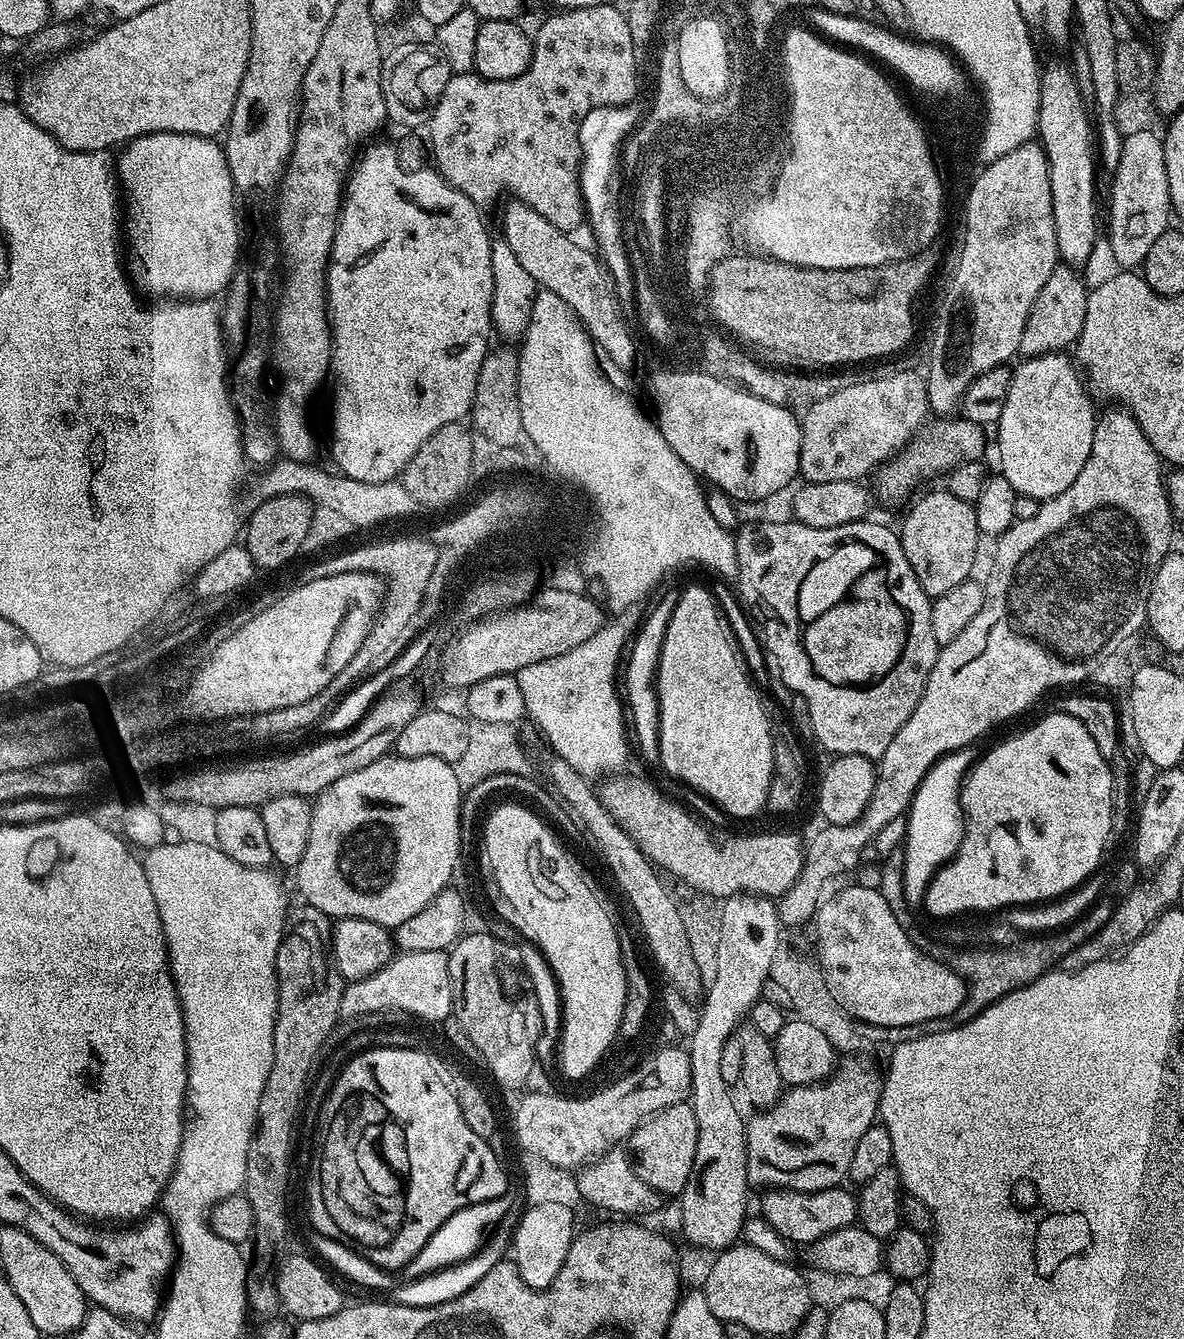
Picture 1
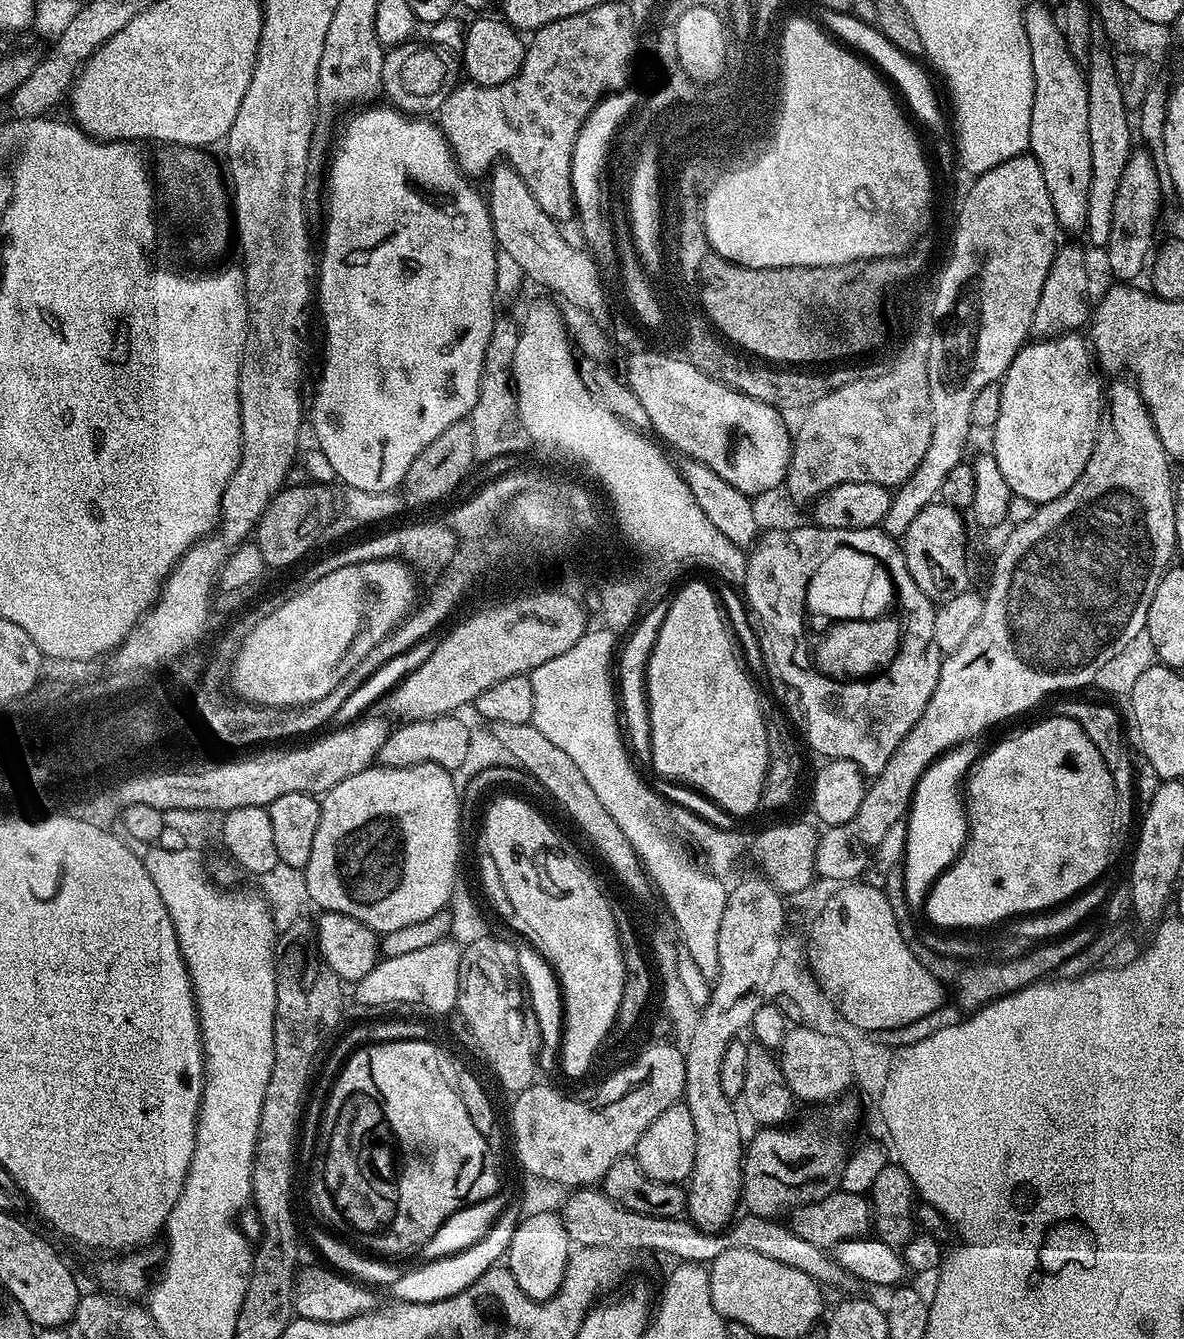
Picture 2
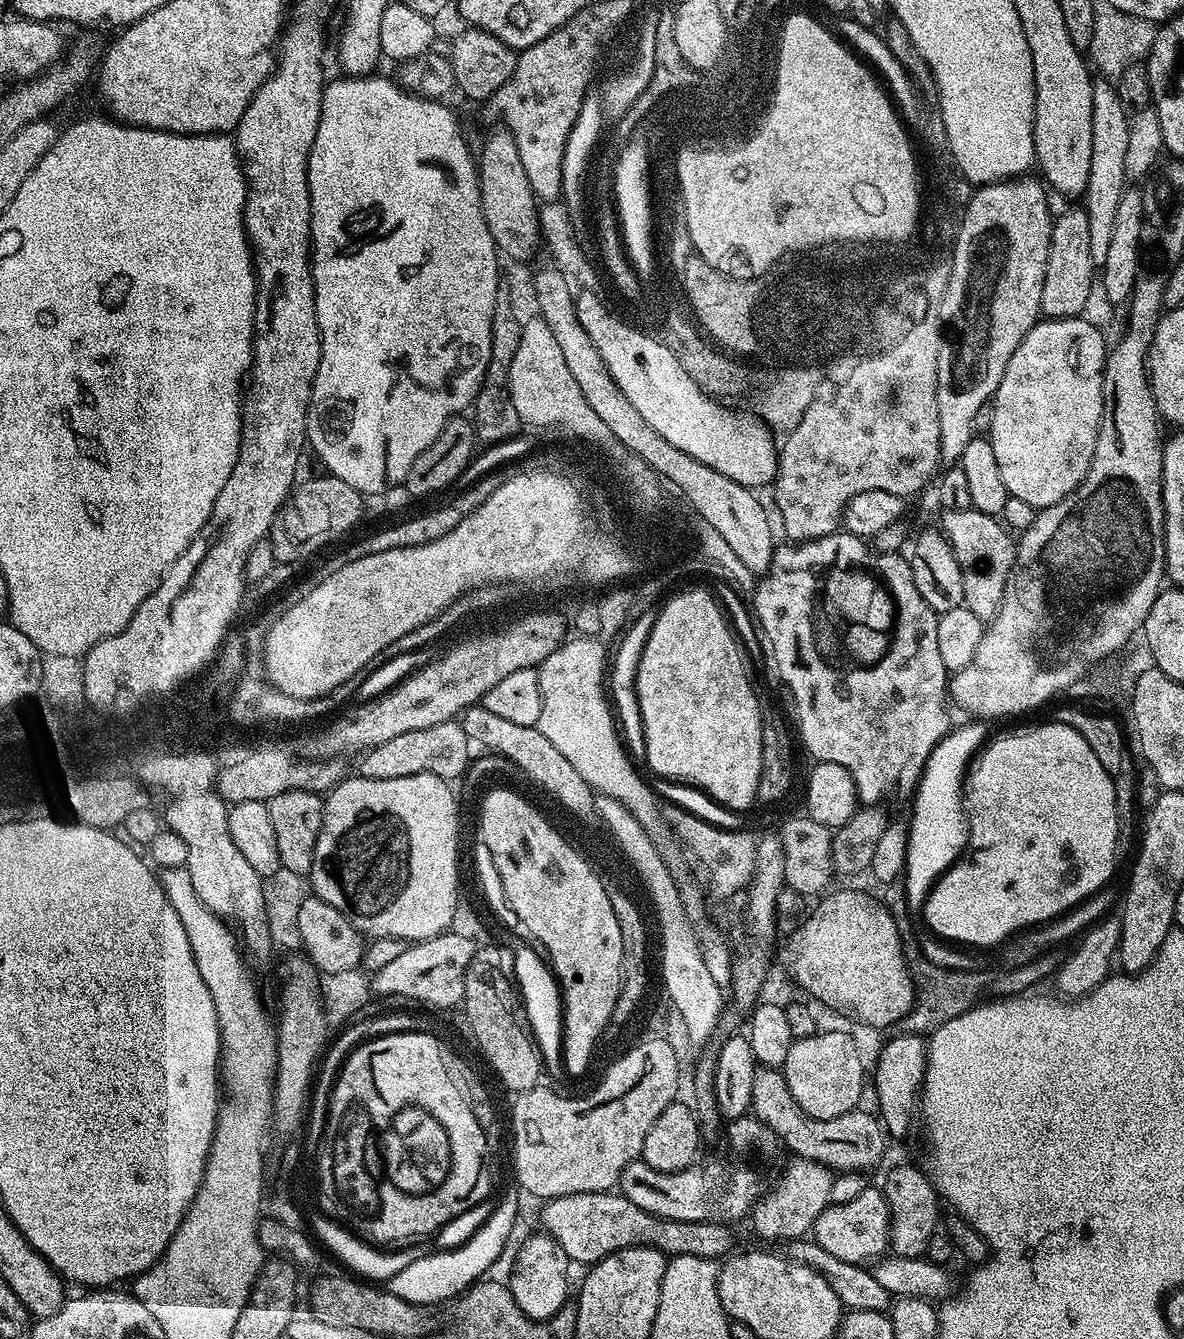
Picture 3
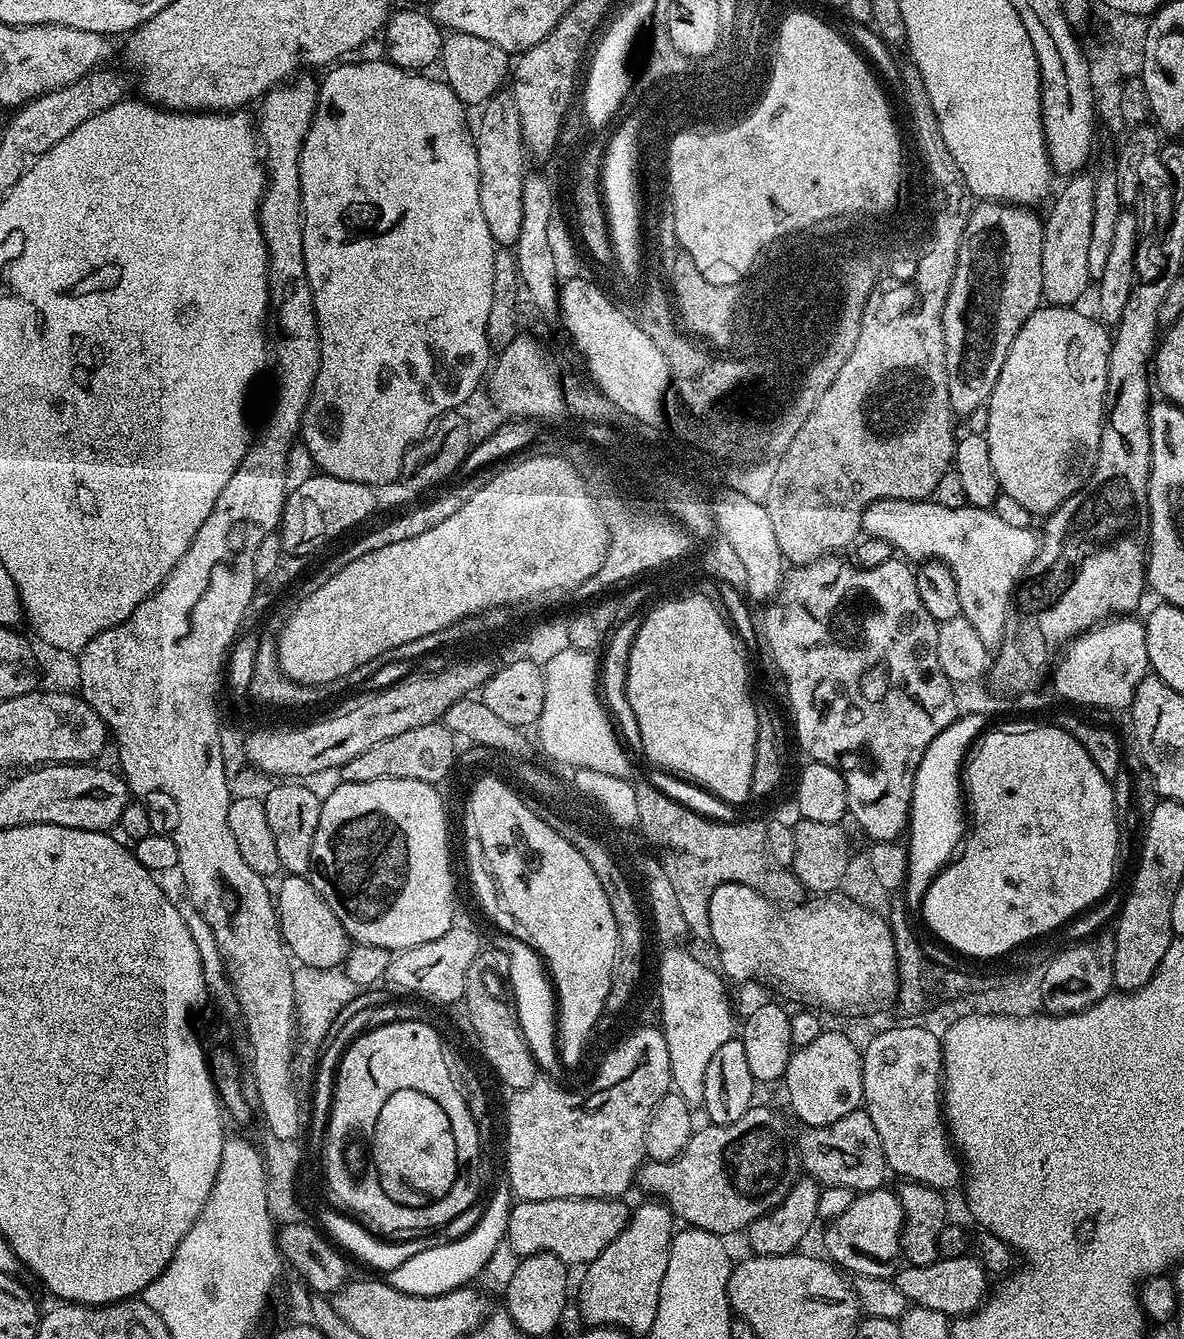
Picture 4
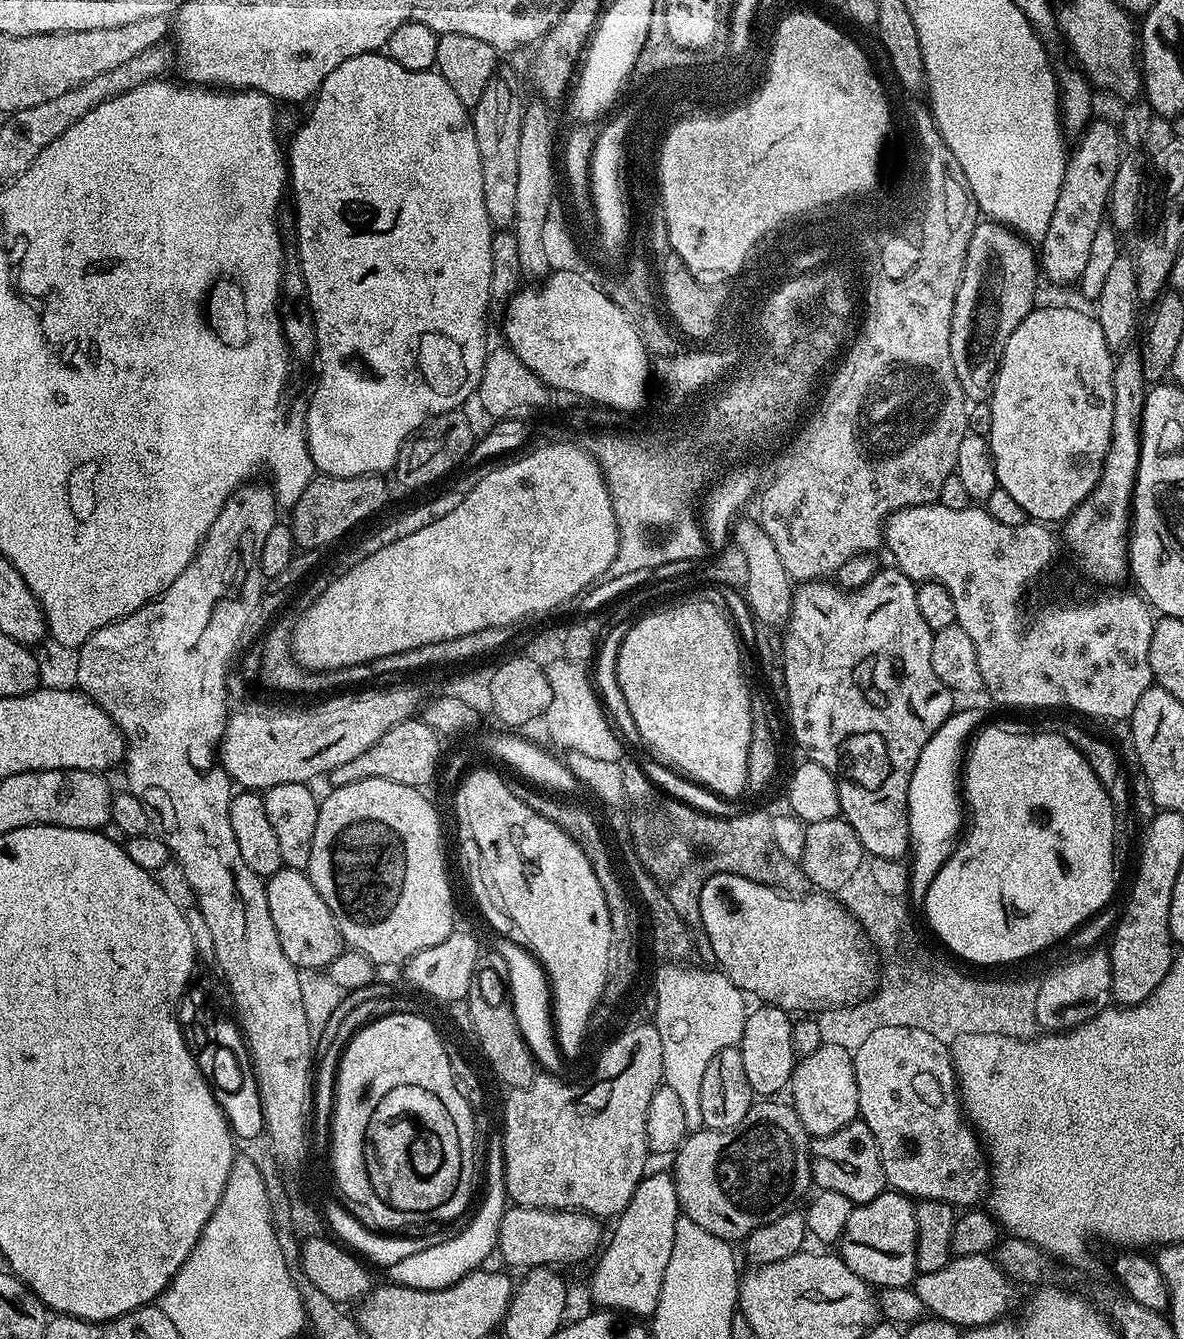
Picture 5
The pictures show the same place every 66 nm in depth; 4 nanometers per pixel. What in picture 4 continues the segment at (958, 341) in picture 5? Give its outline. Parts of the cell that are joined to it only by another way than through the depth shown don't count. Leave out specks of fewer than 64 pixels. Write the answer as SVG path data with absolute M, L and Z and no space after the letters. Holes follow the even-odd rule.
M981 201L972 210L967 220L966 230L963 231L962 243L959 247L958 262L955 266L954 282L950 286L950 294L946 298L946 306L942 310L942 334L946 342L946 374L948 375L948 393L950 394L950 406L957 417L966 418L976 408L987 405L988 395L992 393L994 382L998 382L998 374L1002 370L1002 362L1006 362L1006 354L1018 334L1022 330L1022 322L1034 314L1034 310L1041 307L1044 300L1042 290L1042 242L1044 241L1043 221L1036 216L1031 209L1023 205L1002 204L1000 201Z

